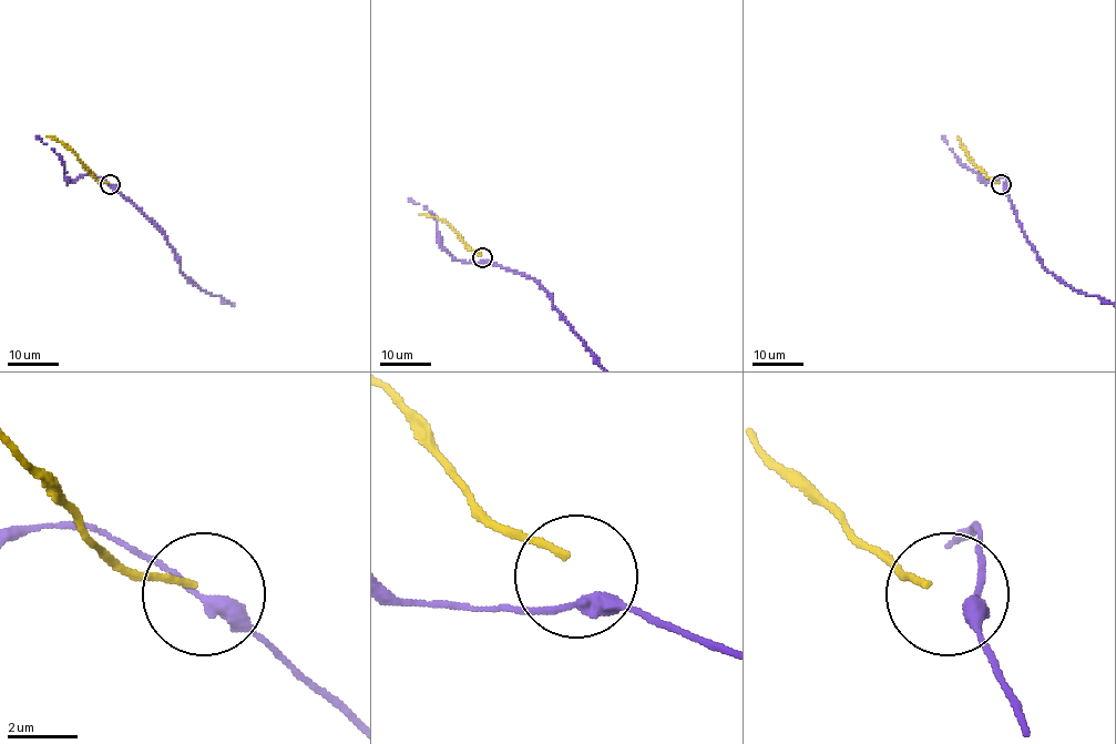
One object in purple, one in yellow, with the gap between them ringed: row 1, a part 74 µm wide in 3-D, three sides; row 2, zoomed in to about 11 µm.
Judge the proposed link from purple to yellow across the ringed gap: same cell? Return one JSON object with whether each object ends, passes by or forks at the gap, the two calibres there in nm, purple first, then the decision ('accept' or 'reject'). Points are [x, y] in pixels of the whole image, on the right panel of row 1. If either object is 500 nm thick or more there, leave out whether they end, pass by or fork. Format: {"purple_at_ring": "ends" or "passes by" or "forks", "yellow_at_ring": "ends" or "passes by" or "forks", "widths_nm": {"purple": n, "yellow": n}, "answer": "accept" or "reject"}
{"purple_at_ring": "passes by", "yellow_at_ring": "ends", "widths_nm": {"purple": 380, "yellow": 200}, "answer": "reject"}

